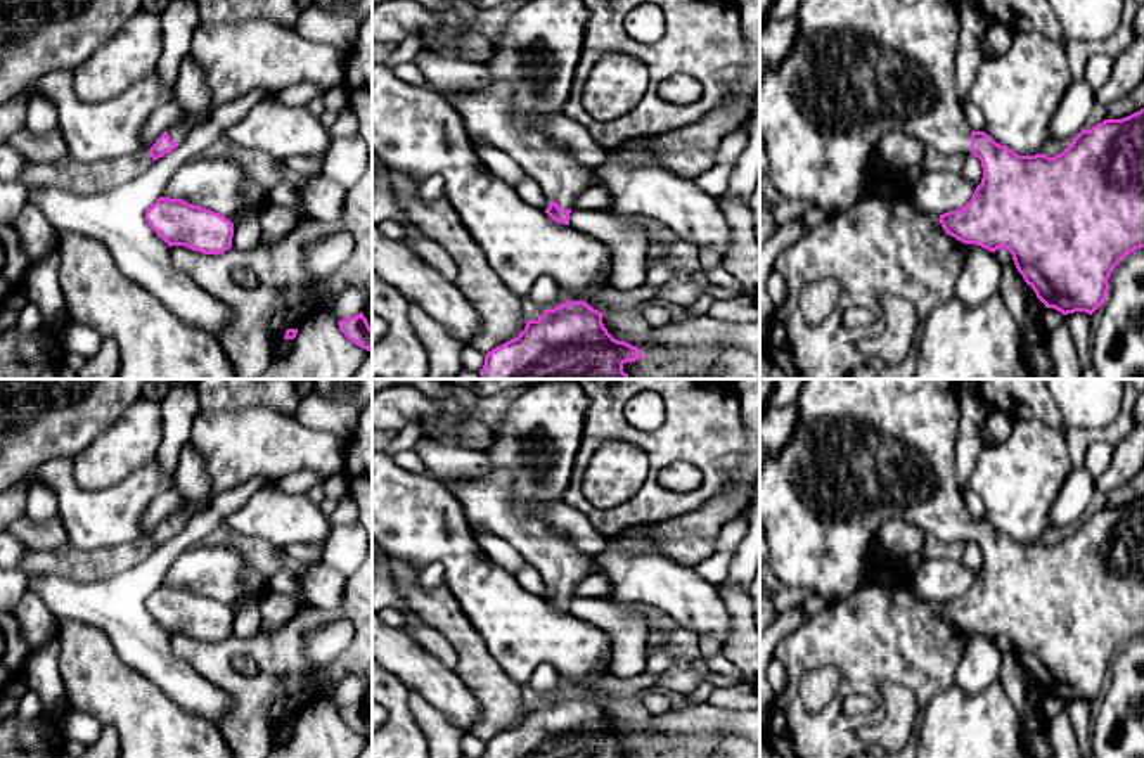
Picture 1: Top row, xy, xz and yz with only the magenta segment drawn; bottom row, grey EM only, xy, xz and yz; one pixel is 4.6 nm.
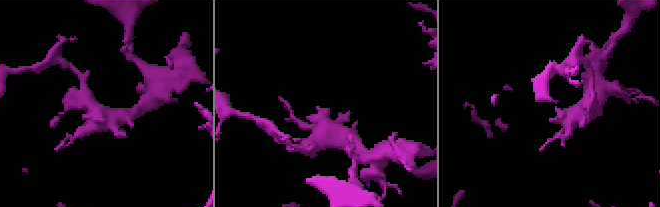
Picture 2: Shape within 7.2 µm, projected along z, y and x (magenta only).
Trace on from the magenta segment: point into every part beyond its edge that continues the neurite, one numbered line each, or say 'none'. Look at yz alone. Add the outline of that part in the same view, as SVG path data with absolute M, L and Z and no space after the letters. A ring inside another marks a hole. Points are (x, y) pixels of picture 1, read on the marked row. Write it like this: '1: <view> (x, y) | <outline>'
1: yz (859, 70) | M800 0L798 36L789 55L760 78L760 137L779 197L810 201L827 216L850 208L867 189L865 161L890 132L916 137L943 156L971 152L971 128L955 87L961 19L955 0Z

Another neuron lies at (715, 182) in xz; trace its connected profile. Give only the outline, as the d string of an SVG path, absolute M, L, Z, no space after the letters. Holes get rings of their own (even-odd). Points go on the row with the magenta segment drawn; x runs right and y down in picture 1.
M715 164L711 170L694 178L696 185L708 196L720 199L729 190L729 178L734 171L734 164Z

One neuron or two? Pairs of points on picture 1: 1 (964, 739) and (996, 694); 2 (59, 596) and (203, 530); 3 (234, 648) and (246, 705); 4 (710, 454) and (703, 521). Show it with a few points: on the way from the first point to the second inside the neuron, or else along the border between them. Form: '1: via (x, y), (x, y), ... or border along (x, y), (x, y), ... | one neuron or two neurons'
1: via (975, 729), (990, 713), (992, 705) | one neuron
2: via (96, 596), (123, 596), (167, 554) | one neuron
3: via (225, 661), (225, 675), (241, 691) | one neuron
4: border along (738, 480), (701, 506), (667, 520) | two neurons

